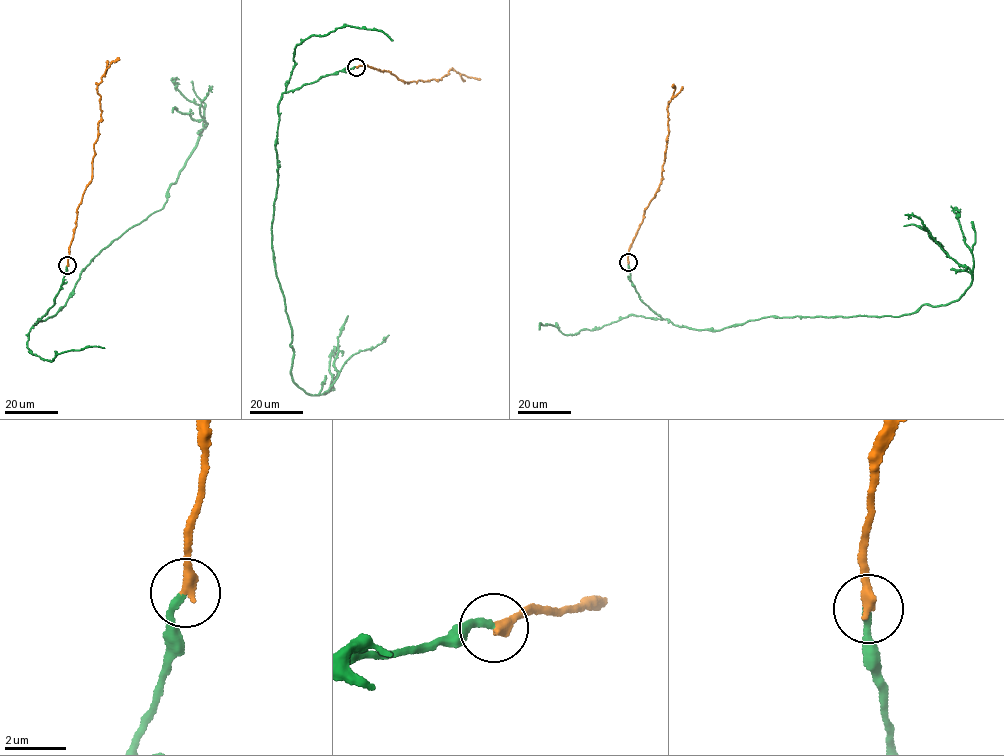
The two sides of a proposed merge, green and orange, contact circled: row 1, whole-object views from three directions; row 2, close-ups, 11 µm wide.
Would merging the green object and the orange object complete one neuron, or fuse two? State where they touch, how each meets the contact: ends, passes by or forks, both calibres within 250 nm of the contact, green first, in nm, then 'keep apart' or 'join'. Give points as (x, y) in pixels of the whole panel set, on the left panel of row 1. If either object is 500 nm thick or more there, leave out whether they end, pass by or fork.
place (67, 265); green ends; orange ends; calibres 200 and 360 nm; join

